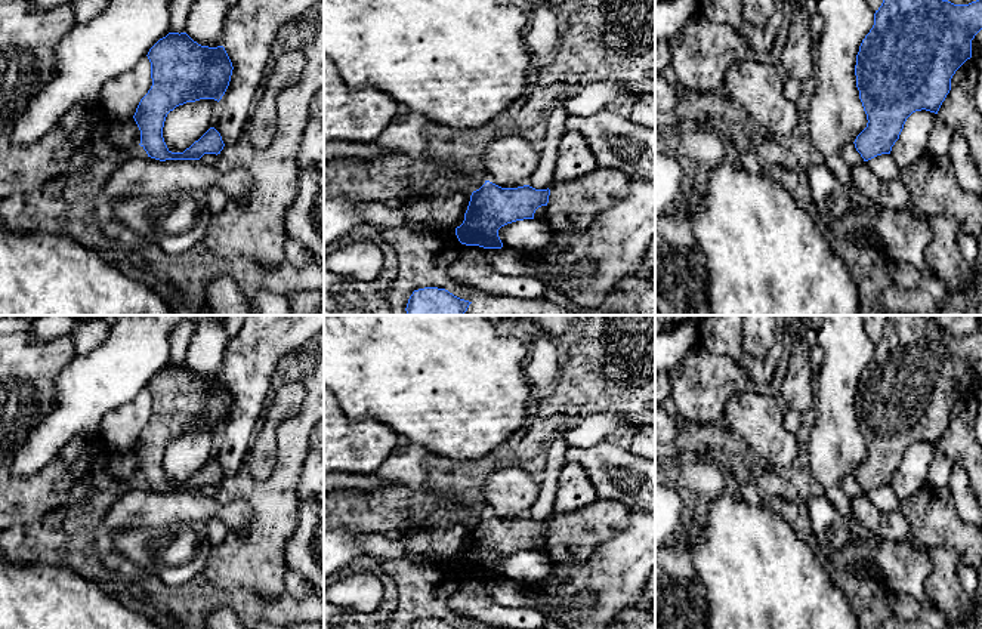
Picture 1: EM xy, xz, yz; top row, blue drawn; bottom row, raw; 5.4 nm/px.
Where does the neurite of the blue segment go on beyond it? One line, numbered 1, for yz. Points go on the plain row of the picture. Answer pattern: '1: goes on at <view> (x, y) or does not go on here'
1: does not go on here

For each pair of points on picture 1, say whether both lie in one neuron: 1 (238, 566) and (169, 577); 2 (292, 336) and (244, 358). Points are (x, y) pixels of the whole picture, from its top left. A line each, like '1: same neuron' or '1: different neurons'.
1: different neurons
2: same neuron

